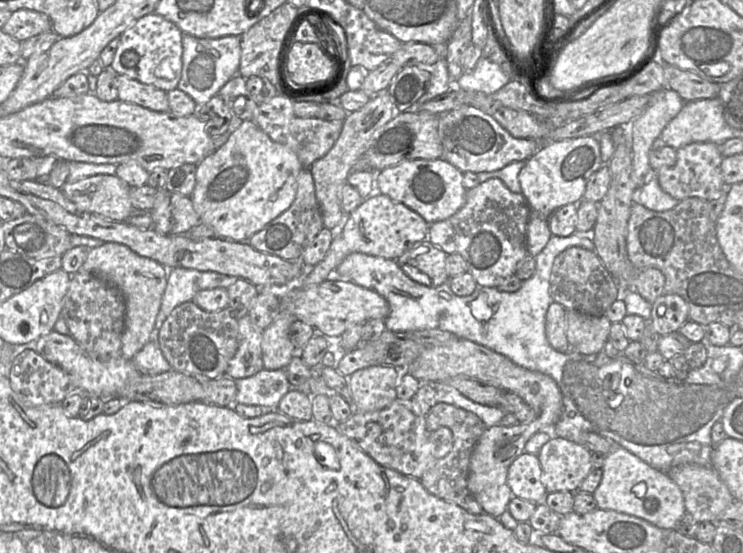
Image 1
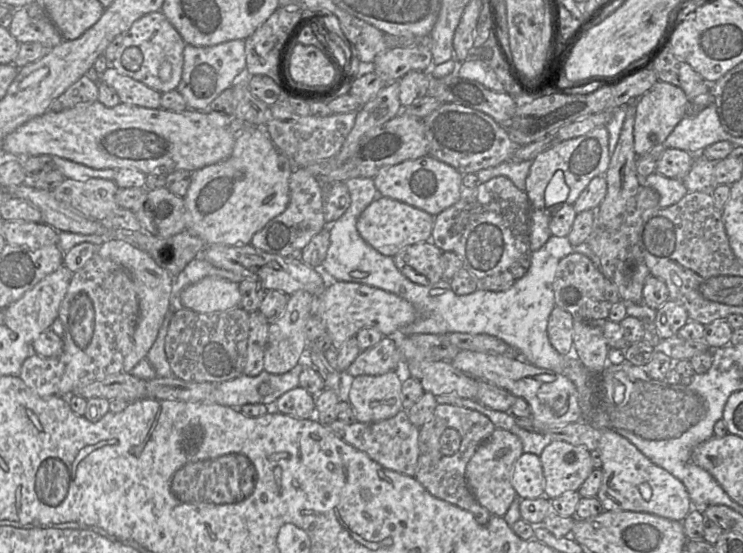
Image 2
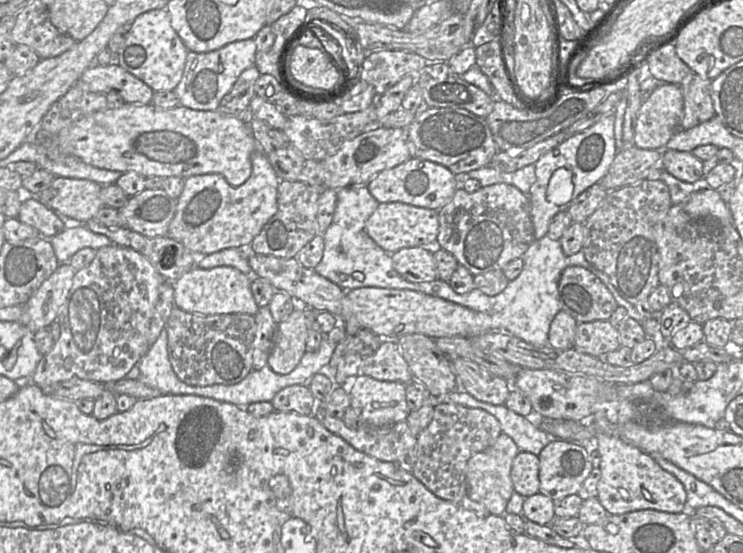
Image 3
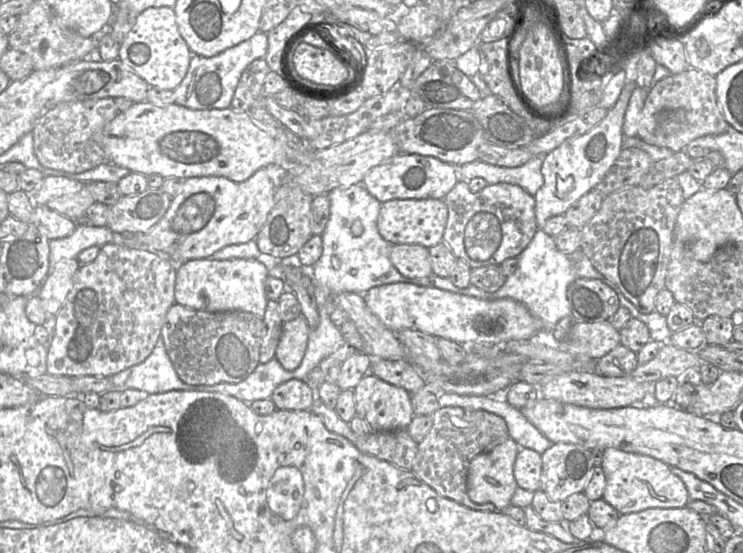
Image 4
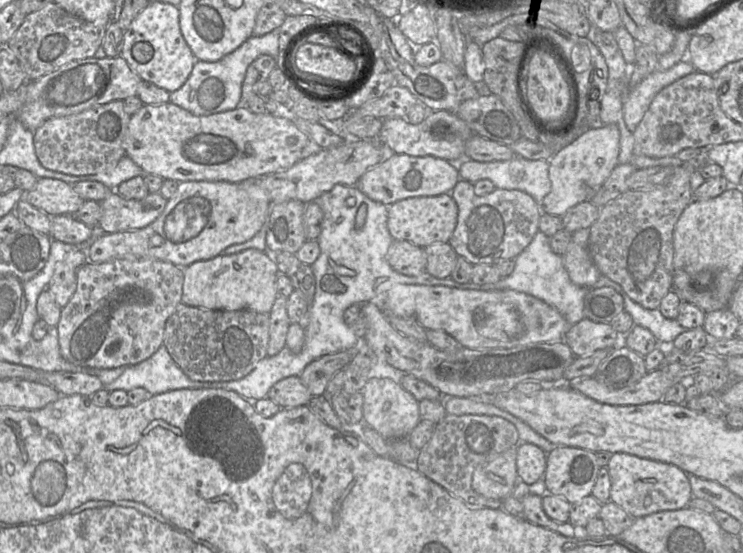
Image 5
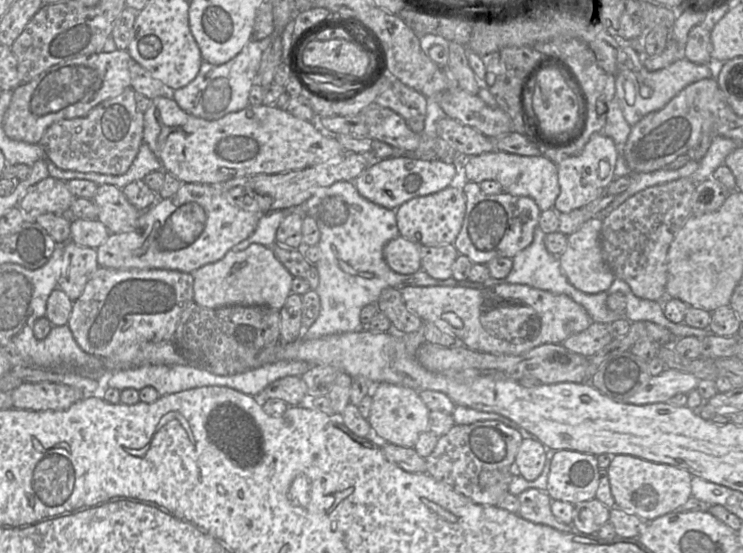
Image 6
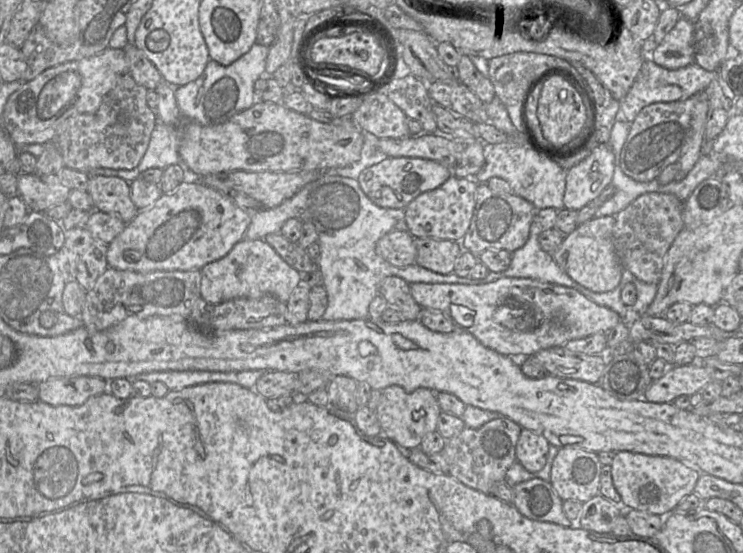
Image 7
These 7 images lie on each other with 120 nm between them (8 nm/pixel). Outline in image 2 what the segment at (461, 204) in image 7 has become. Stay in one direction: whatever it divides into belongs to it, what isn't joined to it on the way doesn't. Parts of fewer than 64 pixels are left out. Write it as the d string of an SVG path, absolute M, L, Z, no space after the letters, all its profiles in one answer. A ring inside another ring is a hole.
M391 198L374 200L358 217L356 229L360 237L380 254L395 256L403 248L431 241L435 216L406 203Z

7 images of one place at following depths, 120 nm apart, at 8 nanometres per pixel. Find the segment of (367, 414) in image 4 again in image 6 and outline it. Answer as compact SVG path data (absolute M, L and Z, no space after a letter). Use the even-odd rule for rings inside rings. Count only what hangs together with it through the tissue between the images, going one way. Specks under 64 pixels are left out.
M387 382L373 386L372 405L367 418L375 432L387 443L412 448L419 435L429 430L430 410L421 400L417 390Z

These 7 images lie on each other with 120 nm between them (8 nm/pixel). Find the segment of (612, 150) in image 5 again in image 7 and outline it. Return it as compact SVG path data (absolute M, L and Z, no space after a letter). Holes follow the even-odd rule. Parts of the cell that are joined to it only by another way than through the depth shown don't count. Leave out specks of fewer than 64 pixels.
M607 144L596 146L590 154L566 172L564 208L579 211L590 201L597 198L611 183L615 168L615 158Z

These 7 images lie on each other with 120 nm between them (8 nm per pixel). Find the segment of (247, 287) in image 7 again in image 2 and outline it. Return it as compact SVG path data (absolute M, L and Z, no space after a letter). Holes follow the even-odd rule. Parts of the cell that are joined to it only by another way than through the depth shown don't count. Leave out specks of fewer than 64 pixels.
M207 276L185 287L179 296L179 306L199 313L212 313L239 307L239 284L218 276Z

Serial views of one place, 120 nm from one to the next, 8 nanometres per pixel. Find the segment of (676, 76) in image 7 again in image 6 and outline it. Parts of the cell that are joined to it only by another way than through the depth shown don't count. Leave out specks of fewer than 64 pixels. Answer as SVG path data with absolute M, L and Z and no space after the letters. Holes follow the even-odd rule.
M620 38L619 40L617 67L619 67L619 64L621 71L618 73L616 70L616 76L618 77L616 96L619 100L623 116L631 127L647 114L661 109L686 86L702 79L711 77L715 78L715 64L696 64L683 56L679 57L675 62L665 68L656 71L649 71L643 65L639 53L632 47L632 41L623 38Z

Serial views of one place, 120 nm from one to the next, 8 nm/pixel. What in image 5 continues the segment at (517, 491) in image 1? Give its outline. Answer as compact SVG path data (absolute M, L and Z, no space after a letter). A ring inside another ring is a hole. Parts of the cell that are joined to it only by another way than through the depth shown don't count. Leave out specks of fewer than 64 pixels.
M531 443L517 446L516 469L518 479L531 485L541 479L546 470L546 453Z

